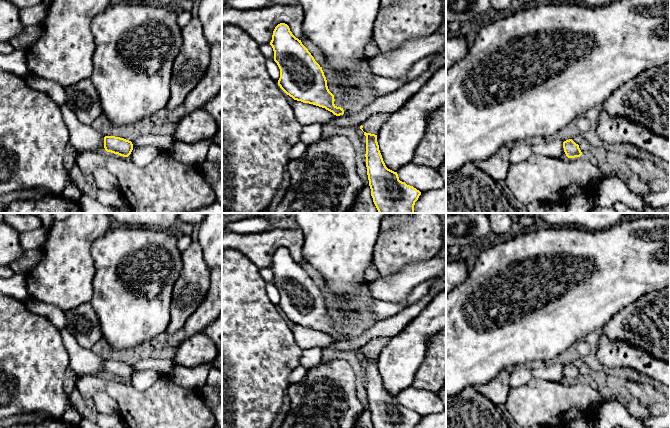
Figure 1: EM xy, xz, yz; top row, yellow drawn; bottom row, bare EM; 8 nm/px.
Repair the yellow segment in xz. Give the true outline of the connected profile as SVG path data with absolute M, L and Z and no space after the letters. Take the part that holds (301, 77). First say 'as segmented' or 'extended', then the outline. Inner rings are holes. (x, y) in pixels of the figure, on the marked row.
as segmented; M280 23L275 27L270 45L274 51L274 61L280 69L278 85L287 95L294 100L325 108L336 116L344 114L343 108L334 104L334 95L328 89L322 67L315 61L301 40L292 34L287 24Z

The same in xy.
as segmented; M105 136L104 148L107 152L118 154L123 157L128 157L133 150L133 144L131 141L124 138Z

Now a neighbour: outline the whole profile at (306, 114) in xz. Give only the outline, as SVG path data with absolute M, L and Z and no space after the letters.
M294 100L291 107L295 118L302 126L314 123L325 124L333 118L332 112L313 104Z

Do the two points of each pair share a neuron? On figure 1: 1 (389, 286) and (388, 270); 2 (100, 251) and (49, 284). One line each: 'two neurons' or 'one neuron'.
1: two neurons
2: two neurons

